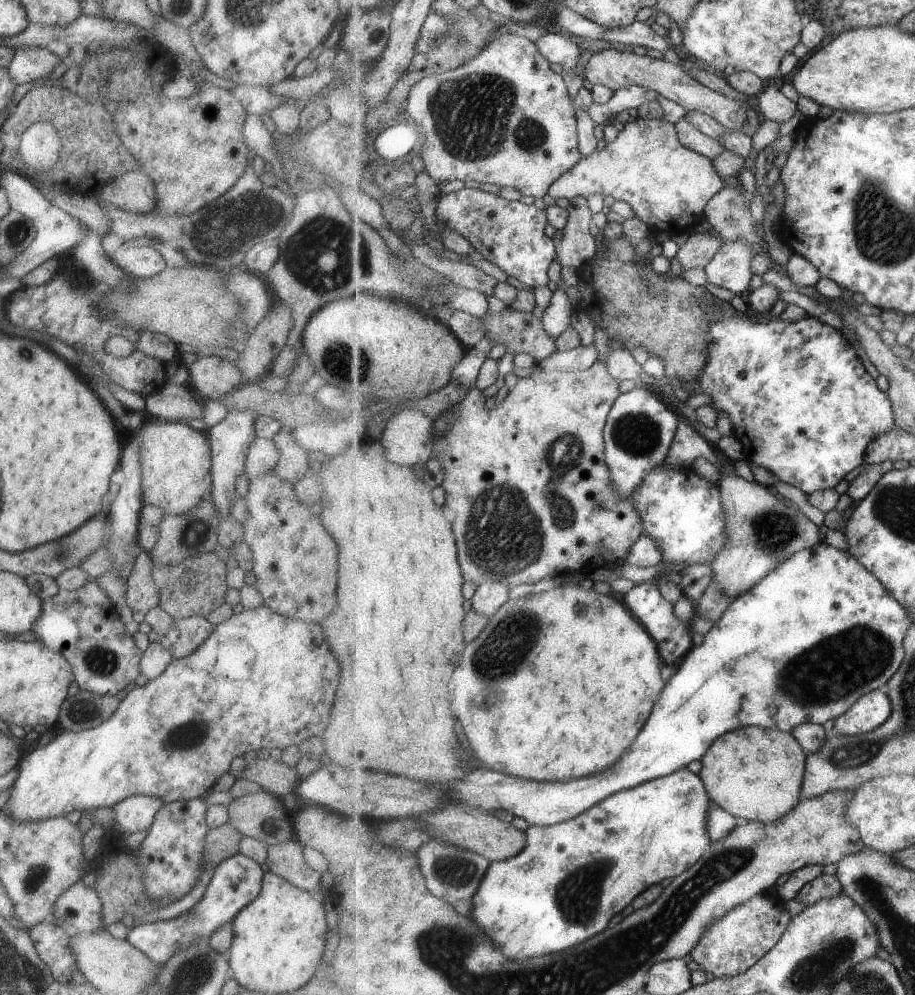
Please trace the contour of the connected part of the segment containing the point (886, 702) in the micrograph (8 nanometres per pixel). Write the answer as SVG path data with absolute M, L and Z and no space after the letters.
M883 690L871 691L834 720L834 733L859 736L871 732L891 718L892 712L892 697Z

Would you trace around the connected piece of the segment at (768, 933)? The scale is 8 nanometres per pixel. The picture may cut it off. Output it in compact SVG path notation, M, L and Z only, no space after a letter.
M763 892L745 904L733 908L729 914L713 922L690 956L714 978L739 976L751 970L781 940L794 918L784 908L785 900L777 893Z

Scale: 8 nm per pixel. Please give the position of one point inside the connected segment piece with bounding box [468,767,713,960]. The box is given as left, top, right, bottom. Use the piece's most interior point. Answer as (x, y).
(574, 876)

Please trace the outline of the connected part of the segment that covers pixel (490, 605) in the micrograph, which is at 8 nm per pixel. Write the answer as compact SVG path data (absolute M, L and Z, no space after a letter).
M489 581L478 586L471 598L470 610L475 610L475 612L485 614L485 616L493 616L509 600L511 587L509 584L503 584L499 581Z

